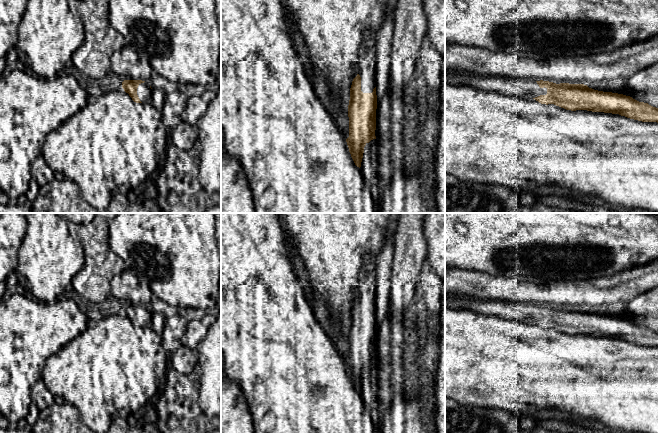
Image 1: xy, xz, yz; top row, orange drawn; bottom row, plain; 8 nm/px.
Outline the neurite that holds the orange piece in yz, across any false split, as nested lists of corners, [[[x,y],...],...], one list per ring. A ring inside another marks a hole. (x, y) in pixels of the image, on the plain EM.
[[[446,296],[445,306],[515,319],[520,322],[532,322],[541,328],[554,328],[571,335],[612,337],[642,346],[658,347],[658,332],[639,326],[630,320],[594,314],[584,308],[556,308],[543,304],[488,301],[469,297],[450,299]]]

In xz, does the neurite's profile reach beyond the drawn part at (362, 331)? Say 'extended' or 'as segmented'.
extended

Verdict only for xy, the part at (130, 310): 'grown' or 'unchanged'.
grown

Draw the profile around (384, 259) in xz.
[[[388,230],[381,252],[376,257],[376,319],[379,326],[390,311],[390,279],[394,256],[393,231]]]

